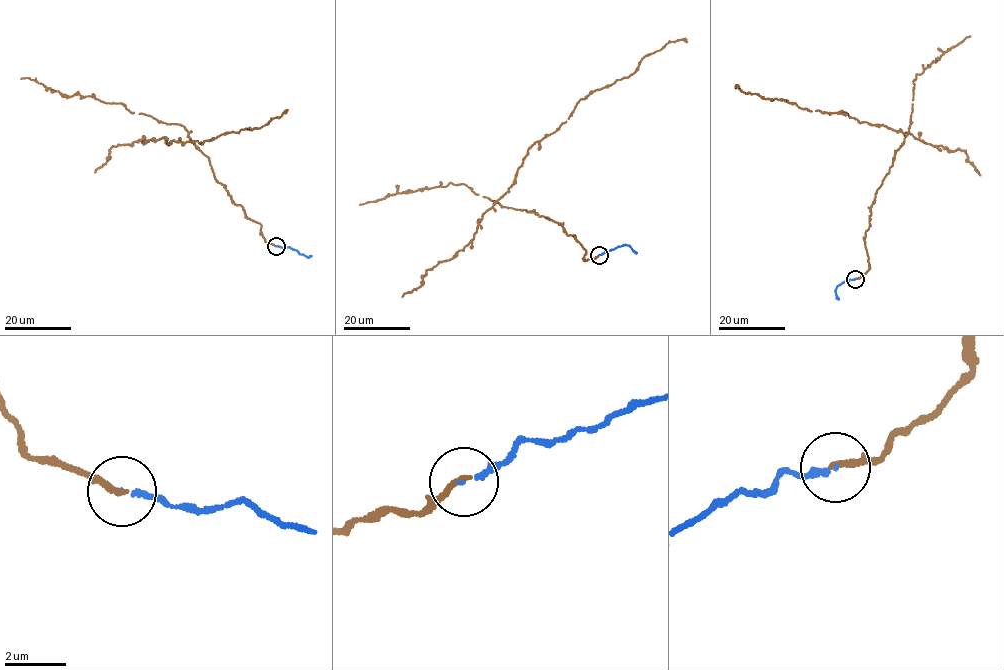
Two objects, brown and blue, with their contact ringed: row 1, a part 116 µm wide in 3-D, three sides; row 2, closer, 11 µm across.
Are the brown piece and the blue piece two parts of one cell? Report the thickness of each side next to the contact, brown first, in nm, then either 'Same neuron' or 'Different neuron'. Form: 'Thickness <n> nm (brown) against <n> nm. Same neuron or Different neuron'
Thickness 200 nm (brown) against 140 nm. Same neuron

